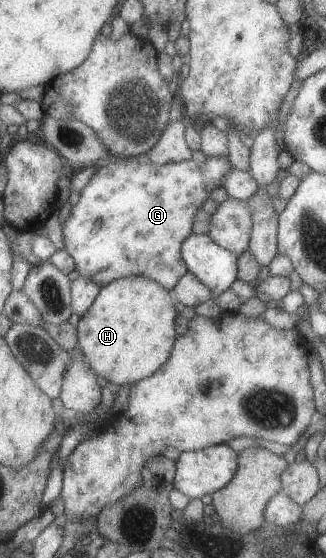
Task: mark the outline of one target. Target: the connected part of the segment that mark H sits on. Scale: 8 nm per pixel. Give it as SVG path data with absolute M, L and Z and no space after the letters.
M142 276L121 277L101 288L98 297L76 326L79 349L97 376L119 388L149 378L168 361L177 340L175 328L178 316L177 306L170 294L160 284Z

